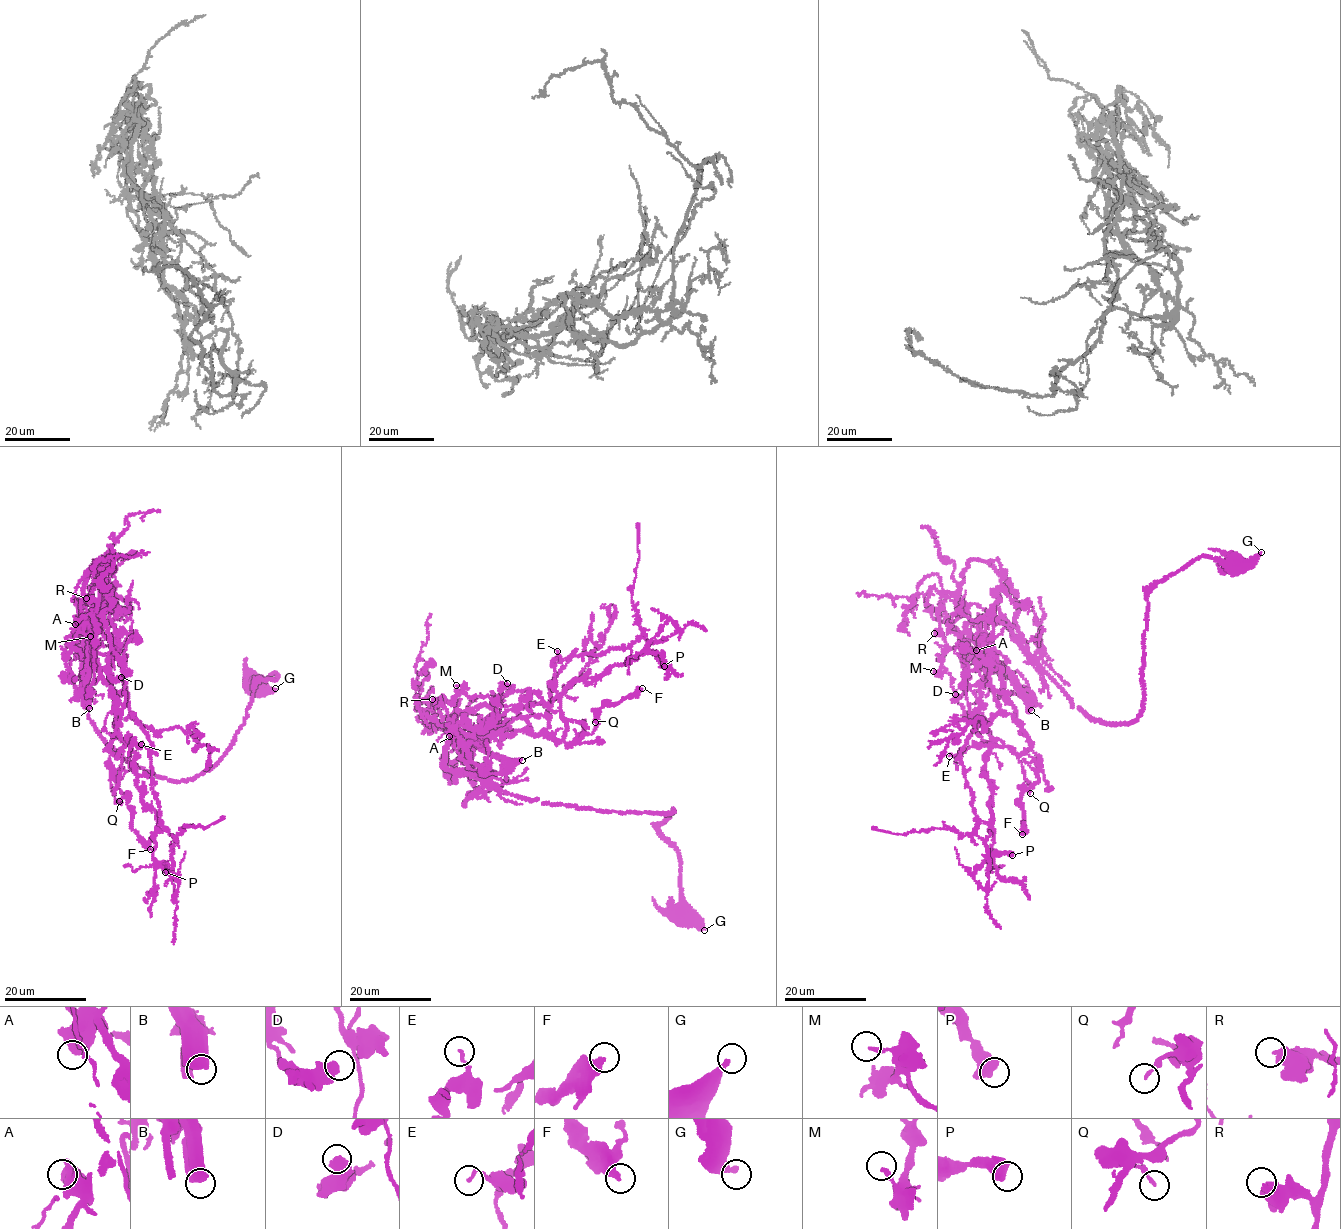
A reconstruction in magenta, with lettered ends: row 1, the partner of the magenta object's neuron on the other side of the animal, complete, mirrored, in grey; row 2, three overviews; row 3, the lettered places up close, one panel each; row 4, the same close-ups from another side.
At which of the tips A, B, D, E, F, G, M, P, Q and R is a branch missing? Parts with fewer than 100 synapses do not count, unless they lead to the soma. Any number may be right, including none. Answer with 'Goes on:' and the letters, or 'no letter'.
Goes on: B

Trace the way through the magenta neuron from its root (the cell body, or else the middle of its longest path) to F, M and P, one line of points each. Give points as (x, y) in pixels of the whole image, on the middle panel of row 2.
F: (684, 911), (659, 826), (674, 808), (543, 804), (471, 763), (477, 732), (569, 744), (642, 688)
M: (684, 911), (659, 826), (674, 808), (495, 788), (452, 721), (425, 713), (456, 685)
P: (684, 911), (659, 826), (674, 808), (533, 801), (469, 751), (546, 713), (574, 654), (631, 644), (664, 666)

